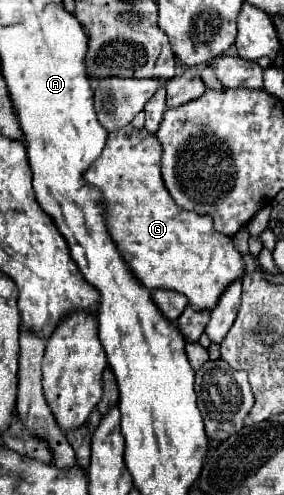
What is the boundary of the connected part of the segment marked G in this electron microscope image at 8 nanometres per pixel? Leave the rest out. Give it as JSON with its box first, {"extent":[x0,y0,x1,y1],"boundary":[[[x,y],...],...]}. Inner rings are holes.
{"extent":[85,124,245,310],"boundary":[[[129,124],[107,136],[107,144],[101,156],[85,172],[85,180],[105,194],[109,232],[117,242],[119,252],[123,254],[135,276],[141,280],[141,284],[149,290],[165,288],[181,292],[187,296],[189,304],[195,310],[213,310],[225,288],[233,284],[237,278],[243,278],[245,274],[243,256],[233,246],[233,240],[229,236],[215,232],[213,220],[209,216],[199,216],[181,210],[181,206],[173,202],[171,194],[163,186],[159,166],[161,166],[161,146],[157,138],[149,134],[145,128],[133,128]]]}

